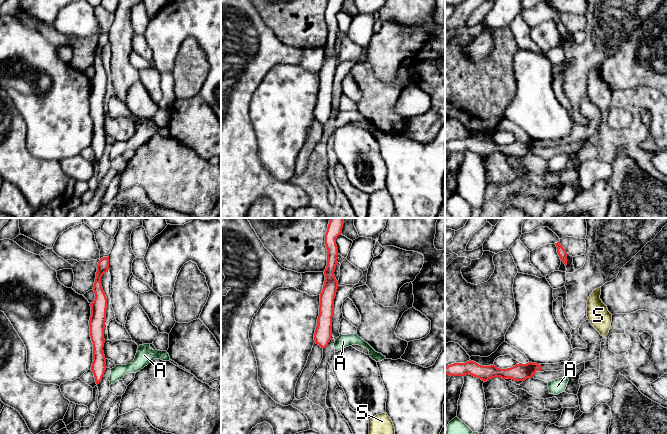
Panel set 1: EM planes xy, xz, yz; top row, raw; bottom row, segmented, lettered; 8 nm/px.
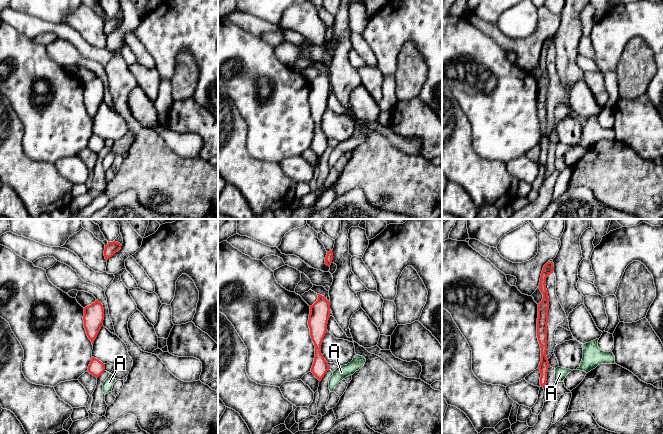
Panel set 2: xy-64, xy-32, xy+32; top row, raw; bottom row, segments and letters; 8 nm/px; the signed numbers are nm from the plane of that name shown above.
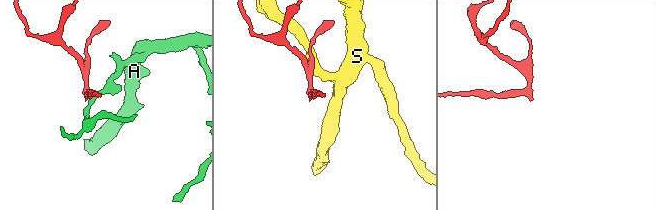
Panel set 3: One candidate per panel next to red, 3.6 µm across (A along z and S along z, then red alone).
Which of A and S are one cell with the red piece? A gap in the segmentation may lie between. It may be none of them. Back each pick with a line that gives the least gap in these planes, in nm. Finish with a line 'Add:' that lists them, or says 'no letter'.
Add: no letter

